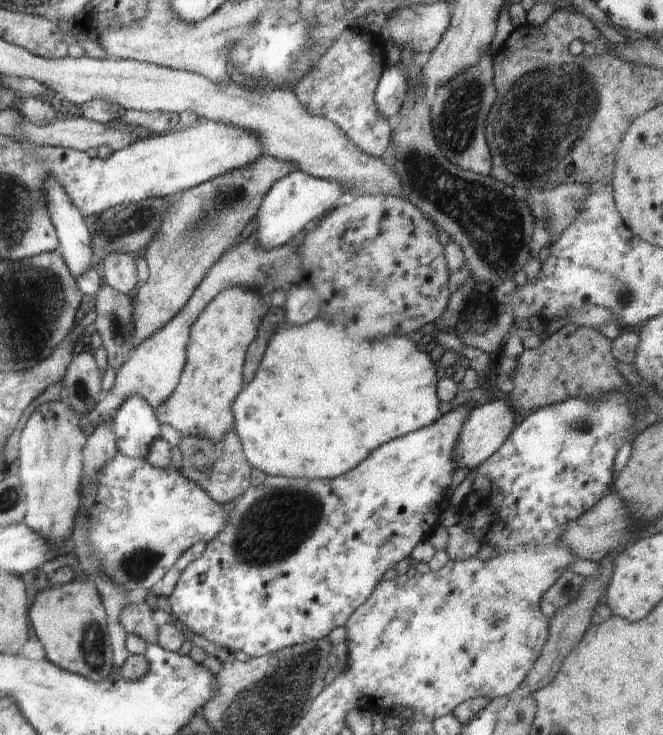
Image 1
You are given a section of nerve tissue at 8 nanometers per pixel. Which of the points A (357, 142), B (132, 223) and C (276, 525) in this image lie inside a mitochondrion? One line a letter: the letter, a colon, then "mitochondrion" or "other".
A: other
B: mitochondrion
C: mitochondrion

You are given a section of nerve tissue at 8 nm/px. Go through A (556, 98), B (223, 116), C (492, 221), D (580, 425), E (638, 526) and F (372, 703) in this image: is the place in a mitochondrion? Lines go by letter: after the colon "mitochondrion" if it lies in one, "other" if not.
A: mitochondrion
B: other
C: mitochondrion
D: mitochondrion
E: other
F: other

